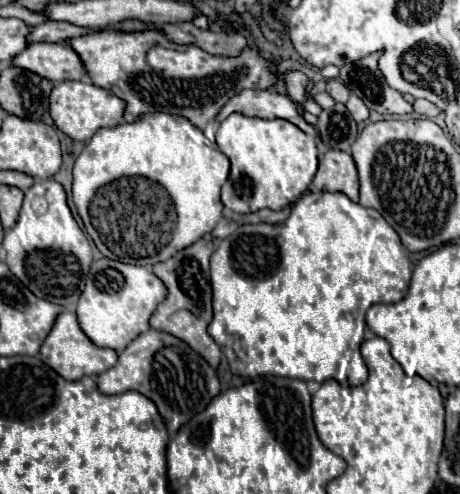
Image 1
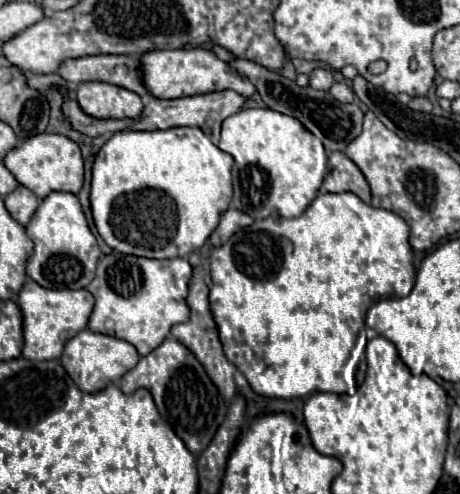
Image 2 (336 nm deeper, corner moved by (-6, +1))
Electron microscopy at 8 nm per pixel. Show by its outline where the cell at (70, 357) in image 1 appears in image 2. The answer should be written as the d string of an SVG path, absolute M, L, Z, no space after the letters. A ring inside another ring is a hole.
M84 328L82 332L78 332L74 338L70 338L64 346L64 352L60 356L60 362L64 366L64 370L68 372L68 376L74 380L74 384L82 390L82 392L98 392L102 390L106 384L118 384L118 380L130 370L134 368L134 364L138 362L138 352L132 344L114 338L114 336L106 336L106 334L98 334L92 332L88 328Z

